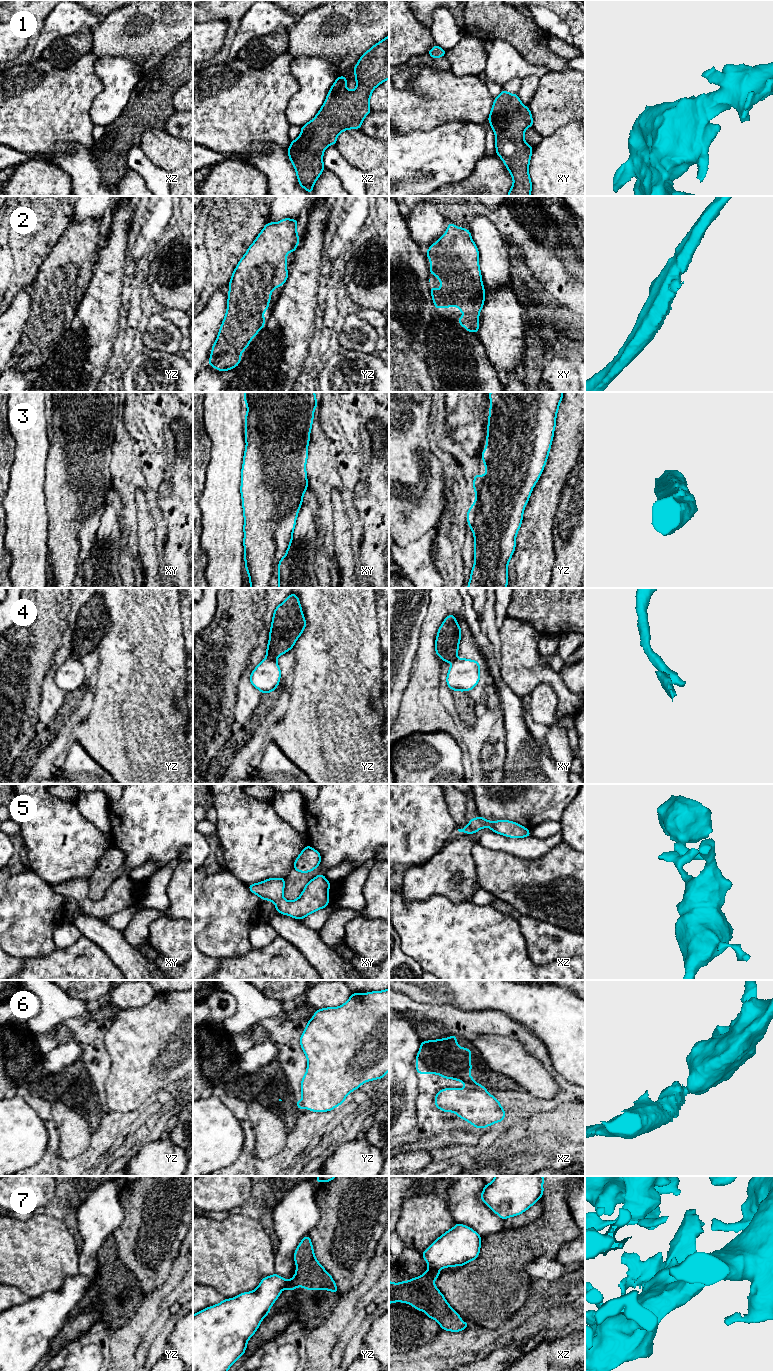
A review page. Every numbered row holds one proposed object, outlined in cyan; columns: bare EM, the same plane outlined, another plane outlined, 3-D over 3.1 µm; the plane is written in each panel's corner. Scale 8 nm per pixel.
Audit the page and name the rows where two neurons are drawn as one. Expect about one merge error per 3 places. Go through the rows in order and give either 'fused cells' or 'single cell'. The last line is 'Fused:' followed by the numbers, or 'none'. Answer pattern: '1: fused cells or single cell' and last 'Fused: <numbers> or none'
1: single cell
2: single cell
3: single cell
4: fused cells
5: single cell
6: fused cells
7: fused cells
Fused: 4, 6, 7

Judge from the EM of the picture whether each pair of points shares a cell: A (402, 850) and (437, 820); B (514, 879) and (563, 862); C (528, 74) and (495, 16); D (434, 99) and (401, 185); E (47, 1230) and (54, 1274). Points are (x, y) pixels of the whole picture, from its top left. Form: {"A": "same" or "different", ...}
{"A": "same", "B": "same", "C": "different", "D": "different", "E": "same"}

